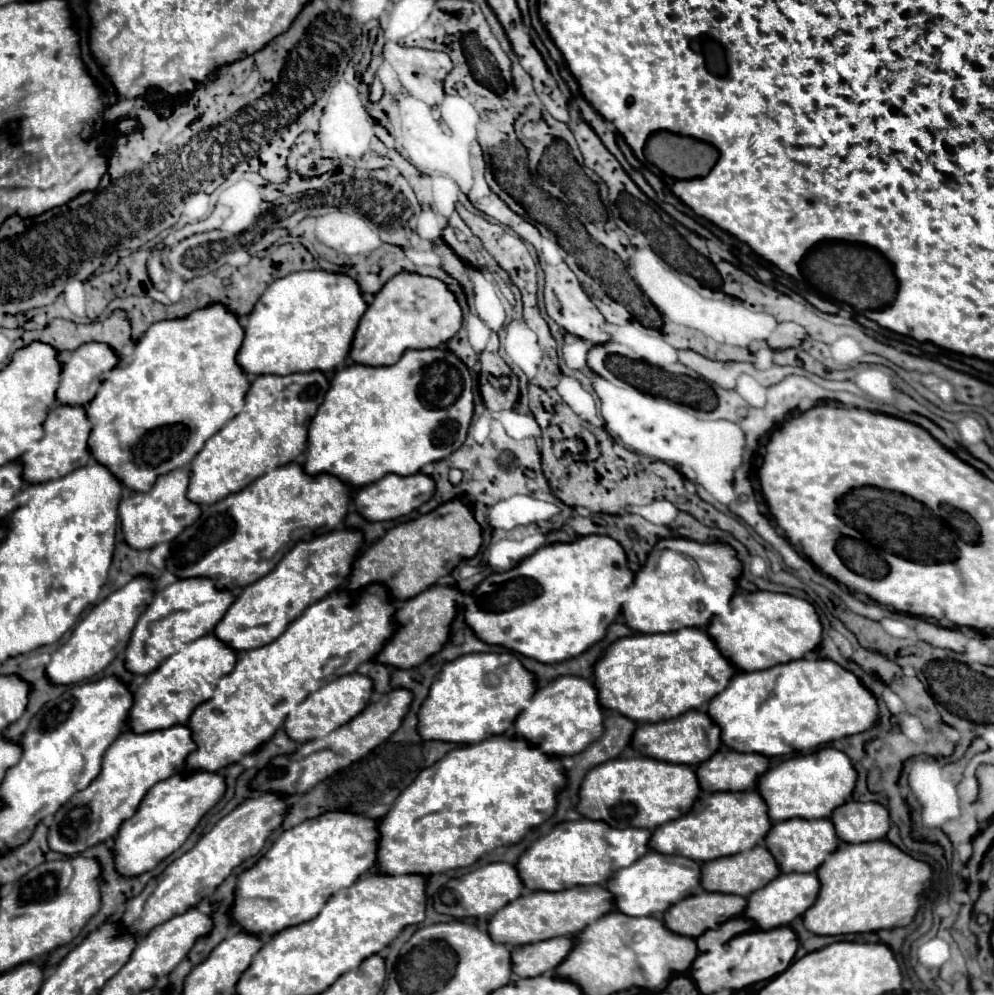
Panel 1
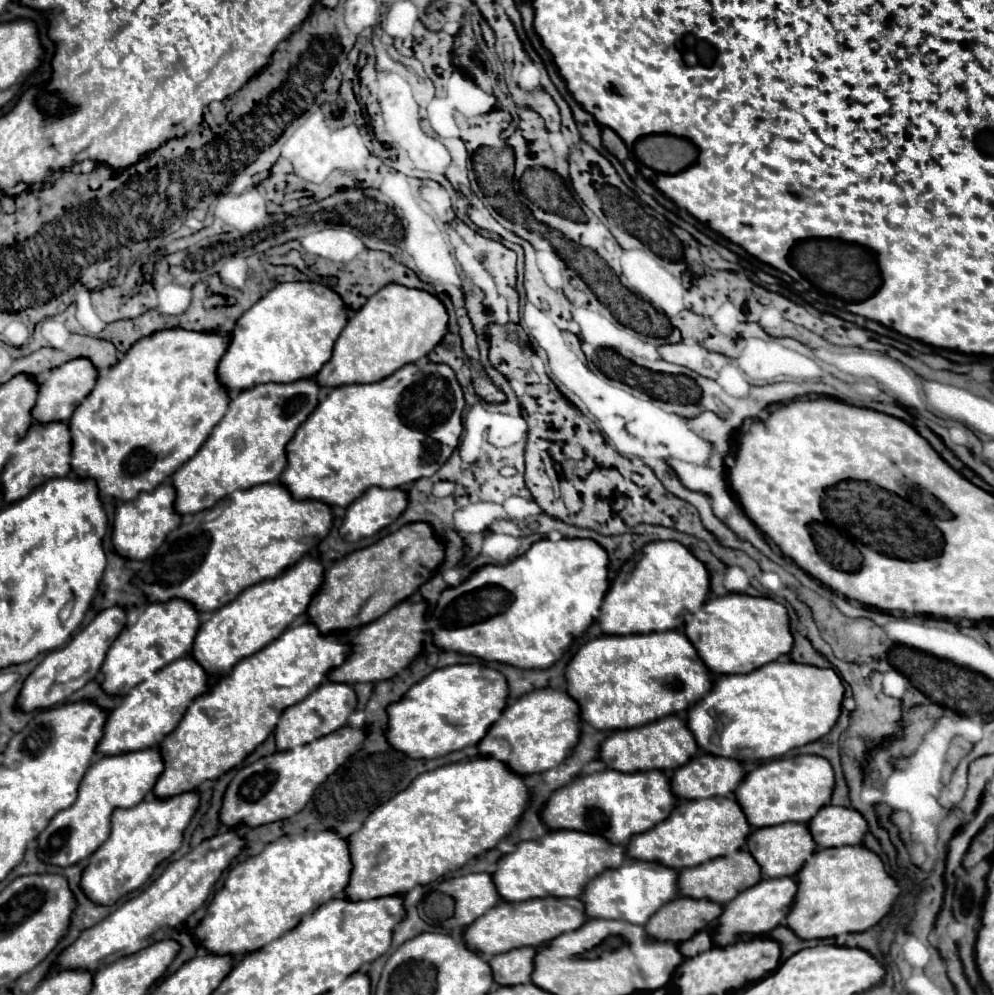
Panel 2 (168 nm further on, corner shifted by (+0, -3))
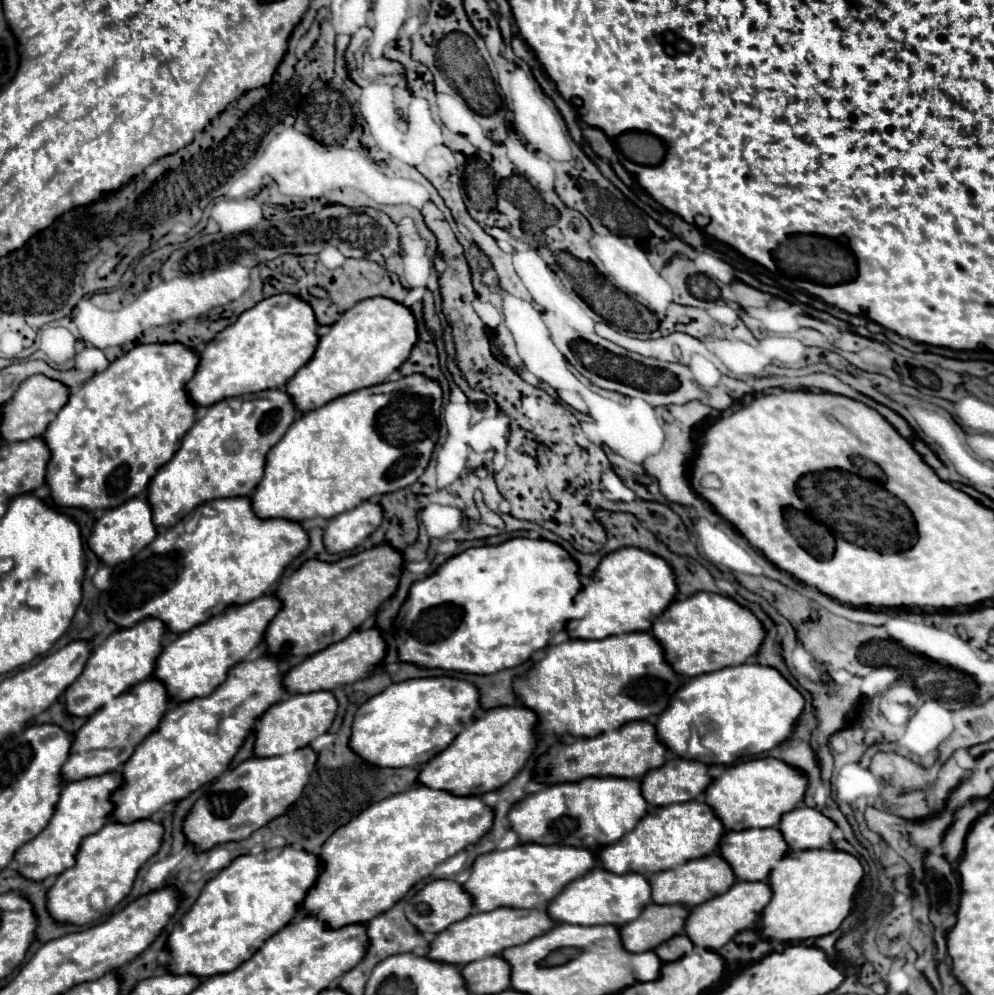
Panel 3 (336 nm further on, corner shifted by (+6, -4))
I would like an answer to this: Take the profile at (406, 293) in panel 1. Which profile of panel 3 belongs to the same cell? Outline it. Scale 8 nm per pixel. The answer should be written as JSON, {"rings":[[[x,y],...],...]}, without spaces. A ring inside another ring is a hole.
{"rings":[[[384,296],[366,298],[344,312],[330,332],[320,338],[314,358],[288,380],[286,392],[302,412],[320,408],[342,394],[386,382],[408,360],[416,342],[418,322],[408,306]]]}

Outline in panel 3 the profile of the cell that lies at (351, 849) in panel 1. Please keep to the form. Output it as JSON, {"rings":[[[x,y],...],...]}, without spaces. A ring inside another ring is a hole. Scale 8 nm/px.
{"rings":[[[292,846],[270,848],[260,854],[238,856],[228,868],[224,868],[204,886],[200,898],[174,926],[174,932],[168,938],[168,950],[172,954],[172,964],[168,966],[168,970],[174,974],[194,974],[204,978],[238,968],[238,964],[246,962],[270,936],[274,936],[274,932],[278,932],[294,916],[304,912],[304,898],[316,884],[322,870],[324,864],[318,858],[318,854],[296,850]]]}

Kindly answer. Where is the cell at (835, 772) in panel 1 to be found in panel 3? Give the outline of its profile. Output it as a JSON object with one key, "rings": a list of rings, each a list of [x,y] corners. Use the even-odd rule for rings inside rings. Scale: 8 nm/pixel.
{"rings":[[[756,758],[730,766],[706,788],[704,800],[714,808],[726,830],[770,828],[778,826],[778,820],[782,820],[782,812],[790,812],[790,808],[796,808],[804,802],[806,788],[808,774],[804,770],[790,766],[778,758]]]}

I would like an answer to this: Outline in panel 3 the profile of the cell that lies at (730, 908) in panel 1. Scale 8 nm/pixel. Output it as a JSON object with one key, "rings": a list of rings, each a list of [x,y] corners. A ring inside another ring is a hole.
{"rings":[[[648,904],[638,920],[620,928],[624,948],[628,952],[654,950],[672,936],[684,934],[690,910],[682,904]]]}

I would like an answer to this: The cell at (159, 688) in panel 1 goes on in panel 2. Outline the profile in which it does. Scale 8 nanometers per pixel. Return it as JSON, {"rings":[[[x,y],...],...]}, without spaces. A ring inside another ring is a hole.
{"rings":[[[190,655],[156,671],[150,679],[138,683],[134,691],[128,693],[122,699],[122,703],[108,713],[102,739],[96,745],[96,753],[108,757],[158,747],[164,735],[168,735],[180,723],[184,711],[196,697],[200,697],[206,691],[206,687],[208,687],[208,675]]]}

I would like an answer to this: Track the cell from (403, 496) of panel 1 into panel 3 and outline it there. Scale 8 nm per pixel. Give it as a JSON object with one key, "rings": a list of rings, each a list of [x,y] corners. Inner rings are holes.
{"rings":[[[362,502],[350,512],[342,512],[328,520],[324,530],[326,550],[332,554],[360,546],[382,522],[382,506],[376,502]]]}

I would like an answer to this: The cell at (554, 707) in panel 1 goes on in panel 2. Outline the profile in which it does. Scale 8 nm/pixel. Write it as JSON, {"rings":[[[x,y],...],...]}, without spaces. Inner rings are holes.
{"rings":[[[538,689],[518,697],[518,701],[508,701],[502,717],[478,741],[476,749],[482,757],[498,759],[512,773],[528,777],[560,765],[570,755],[572,747],[576,747],[580,725],[580,709],[572,697],[564,691]]]}

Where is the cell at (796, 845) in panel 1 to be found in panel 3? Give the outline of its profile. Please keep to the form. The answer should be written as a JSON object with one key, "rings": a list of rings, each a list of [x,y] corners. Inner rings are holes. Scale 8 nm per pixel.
{"rings":[[[752,828],[740,832],[726,832],[720,842],[722,858],[732,866],[738,880],[768,880],[770,868],[778,864],[788,852],[786,840],[782,840],[782,832],[778,828]]]}

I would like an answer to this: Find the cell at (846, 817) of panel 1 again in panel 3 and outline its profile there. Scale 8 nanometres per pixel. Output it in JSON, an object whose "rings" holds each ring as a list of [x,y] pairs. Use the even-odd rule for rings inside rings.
{"rings":[[[798,806],[782,816],[778,828],[790,850],[812,850],[832,846],[830,834],[836,828],[836,822],[816,808]]]}

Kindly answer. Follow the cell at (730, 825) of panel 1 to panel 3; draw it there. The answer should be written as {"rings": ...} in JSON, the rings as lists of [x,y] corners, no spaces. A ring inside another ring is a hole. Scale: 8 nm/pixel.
{"rings":[[[690,800],[670,806],[650,806],[648,814],[638,822],[638,826],[622,836],[622,840],[604,846],[596,852],[602,866],[610,872],[626,874],[654,874],[662,870],[678,868],[684,862],[708,856],[720,850],[720,838],[724,836],[724,826],[716,812],[702,800]]]}

